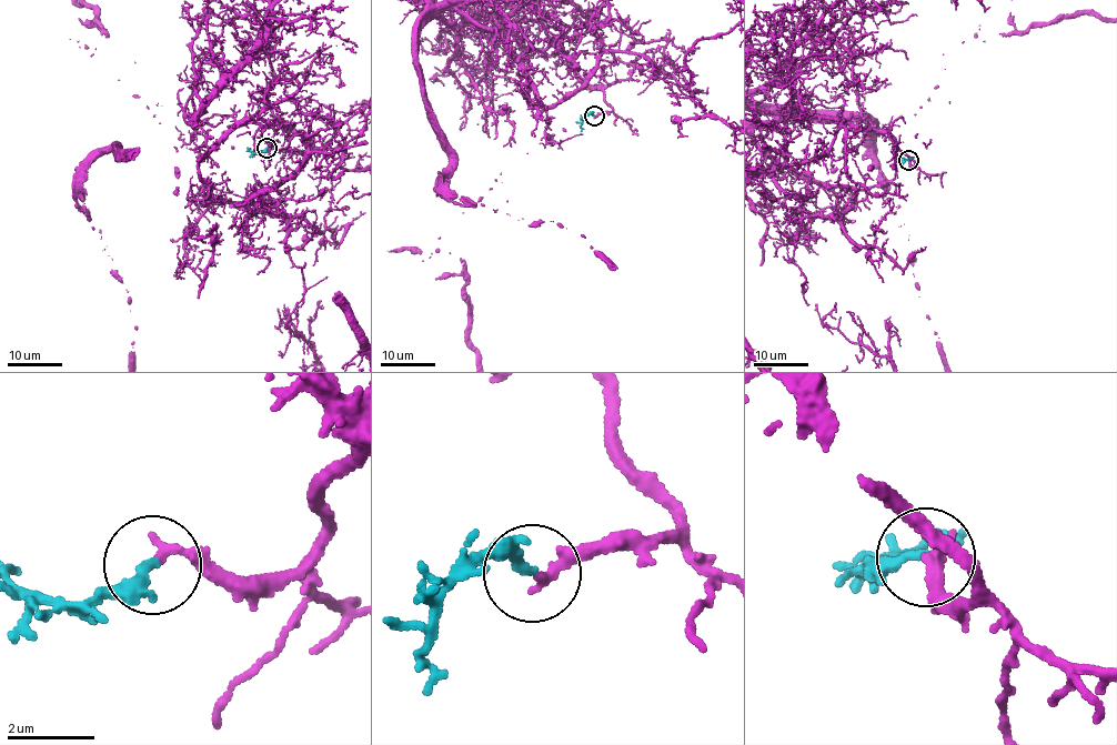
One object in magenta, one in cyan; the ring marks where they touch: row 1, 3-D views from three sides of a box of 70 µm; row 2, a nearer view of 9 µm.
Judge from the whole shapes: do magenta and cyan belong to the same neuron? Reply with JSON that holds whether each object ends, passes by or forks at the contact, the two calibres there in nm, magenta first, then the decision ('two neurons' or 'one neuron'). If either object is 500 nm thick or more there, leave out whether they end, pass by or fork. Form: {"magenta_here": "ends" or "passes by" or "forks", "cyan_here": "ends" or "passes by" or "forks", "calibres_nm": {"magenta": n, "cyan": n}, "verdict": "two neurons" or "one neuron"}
{"magenta_here": "ends", "cyan_here": "ends", "calibres_nm": {"magenta": 200, "cyan": 220}, "verdict": "one neuron"}

